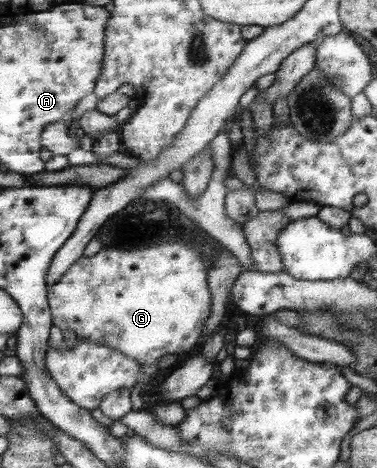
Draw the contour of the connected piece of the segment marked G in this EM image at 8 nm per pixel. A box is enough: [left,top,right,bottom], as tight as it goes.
[49,231,211,411]

